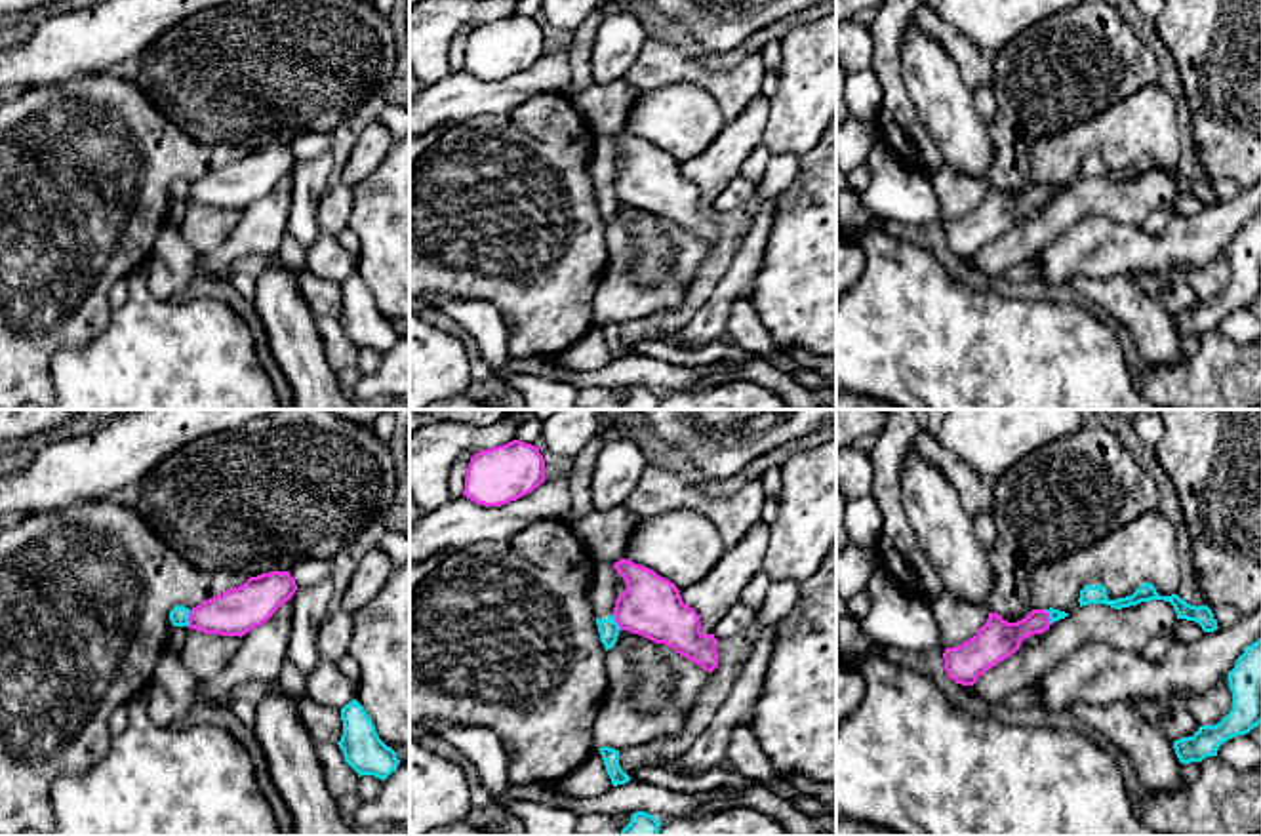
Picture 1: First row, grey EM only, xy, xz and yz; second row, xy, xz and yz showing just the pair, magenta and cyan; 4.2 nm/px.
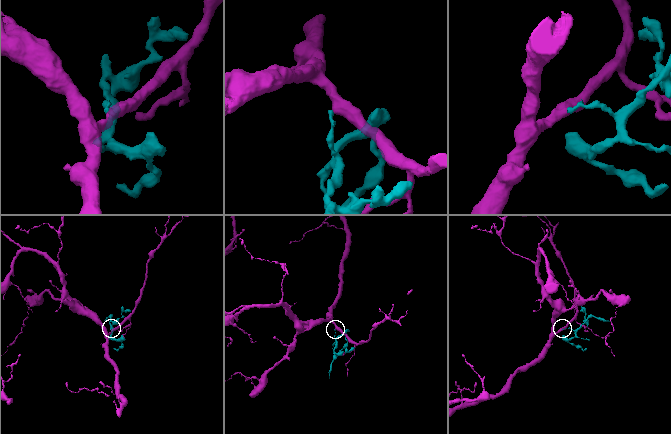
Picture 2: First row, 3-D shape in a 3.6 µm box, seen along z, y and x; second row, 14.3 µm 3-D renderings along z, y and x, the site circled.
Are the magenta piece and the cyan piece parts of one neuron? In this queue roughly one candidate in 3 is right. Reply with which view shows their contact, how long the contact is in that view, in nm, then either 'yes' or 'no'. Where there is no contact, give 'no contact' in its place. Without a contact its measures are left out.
meets magenta in xy; contact 70 nm long; no

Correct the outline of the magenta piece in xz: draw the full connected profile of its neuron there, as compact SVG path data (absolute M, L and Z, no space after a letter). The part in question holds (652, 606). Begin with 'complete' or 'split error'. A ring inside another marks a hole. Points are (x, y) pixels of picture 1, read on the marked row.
complete; M625 558L613 567L627 583L613 607L619 628L665 644L712 672L718 667L718 640L701 632L697 611L682 602L676 585Z

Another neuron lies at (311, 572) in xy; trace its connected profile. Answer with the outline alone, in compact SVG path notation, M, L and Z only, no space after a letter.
M320 558L301 560L290 569L290 575L297 588L316 587L331 577L331 562Z

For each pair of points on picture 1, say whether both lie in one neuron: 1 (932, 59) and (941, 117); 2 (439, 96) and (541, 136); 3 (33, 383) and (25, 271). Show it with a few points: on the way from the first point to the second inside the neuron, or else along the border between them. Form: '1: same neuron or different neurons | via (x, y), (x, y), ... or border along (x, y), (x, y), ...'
1: same neuron | via (932, 73), (941, 103)
2: different neurons | border along (530, 98), (501, 115), (480, 115), (450, 126)
3: same neuron | via (25, 355), (25, 299)

